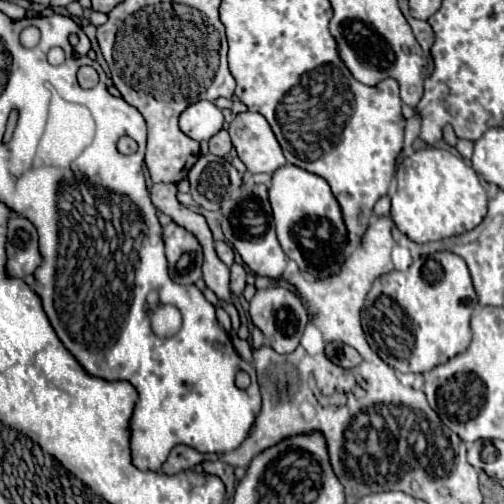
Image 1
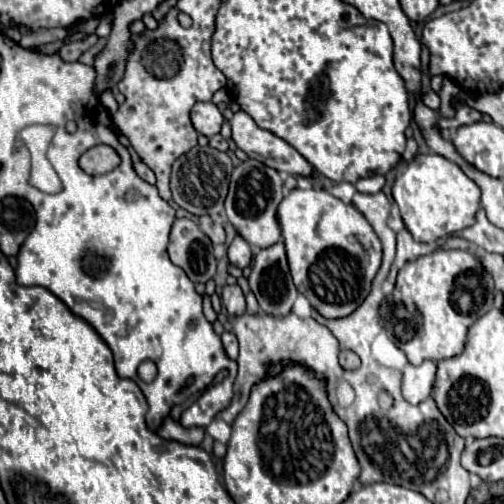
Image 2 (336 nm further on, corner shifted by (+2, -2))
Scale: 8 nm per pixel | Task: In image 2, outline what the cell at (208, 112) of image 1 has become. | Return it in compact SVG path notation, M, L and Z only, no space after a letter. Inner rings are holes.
M196 103L192 107L192 125L198 133L202 133L206 137L220 133L222 121L224 121L224 117L214 103Z

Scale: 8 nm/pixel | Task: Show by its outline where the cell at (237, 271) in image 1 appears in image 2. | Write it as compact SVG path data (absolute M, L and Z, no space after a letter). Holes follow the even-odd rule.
M236 235L234 241L232 241L230 247L228 247L228 259L230 259L232 265L244 269L244 267L248 267L250 261L252 261L252 247L250 247L240 235Z

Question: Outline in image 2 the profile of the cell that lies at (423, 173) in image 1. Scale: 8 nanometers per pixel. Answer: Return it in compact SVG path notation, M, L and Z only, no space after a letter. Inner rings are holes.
M438 153L416 155L414 161L408 163L406 171L394 181L392 195L398 203L406 229L412 233L414 241L420 243L432 243L470 227L480 207L480 187L466 177L454 161L448 161Z

